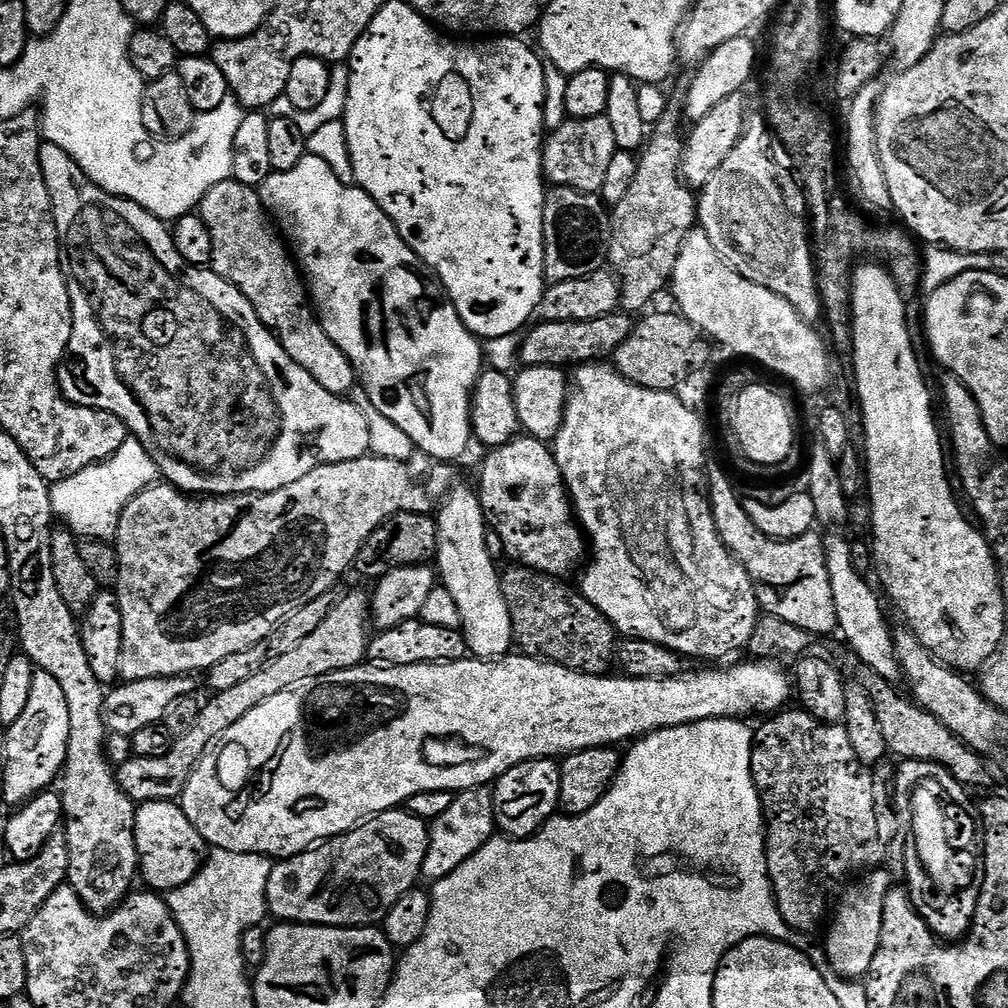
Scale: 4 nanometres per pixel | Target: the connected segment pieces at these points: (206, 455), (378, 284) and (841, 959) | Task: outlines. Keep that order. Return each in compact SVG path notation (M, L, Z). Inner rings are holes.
M47 142L41 143L40 165L42 166L42 174L46 178L46 186L52 195L52 213L56 215L56 225L60 231L62 260L66 265L68 289L70 290L70 298L72 299L72 337L68 343L67 357L64 363L61 364L58 373L60 391L64 393L65 398L67 398L71 404L86 406L87 408L97 408L99 412L109 412L110 414L117 416L124 425L127 426L129 433L131 433L134 439L148 451L150 458L154 458L157 473L159 473L167 483L171 484L174 488L180 489L181 492L199 494L204 498L215 498L218 496L250 496L258 492L282 490L282 486L290 486L290 482L298 482L298 478L310 474L310 470L314 470L318 466L322 466L323 464L337 464L338 462L350 462L351 460L357 460L358 458L369 455L370 429L366 426L366 418L362 418L362 410L358 410L358 406L354 406L351 399L323 388L319 380L314 379L301 364L294 362L294 358L290 358L290 354L286 354L286 350L281 346L279 340L276 339L276 336L258 318L258 314L254 310L252 303L250 303L249 300L244 297L244 294L238 291L229 280L222 279L218 273L212 271L211 267L188 264L186 258L182 258L182 254L178 254L178 250L174 246L174 238L172 237L169 225L165 223L165 221L160 220L154 214L150 214L145 208L134 203L133 200L123 200L122 197L110 194L106 190L99 188L97 184L93 184L92 181L81 172L79 166L76 165L76 159L70 154L66 154L66 150L62 150L58 146L54 146Z
M306 155L302 158L302 162L298 162L298 166L294 166L294 170L273 172L270 178L266 178L266 182L260 184L258 191L268 215L272 217L278 225L279 231L286 237L299 271L306 277L306 287L316 319L319 320L324 333L334 342L334 346L338 346L338 350L342 350L342 354L346 354L346 358L350 358L356 371L359 387L370 398L370 402L374 402L374 406L378 410L382 410L382 414L386 414L386 418L390 418L390 422L394 422L394 426L398 426L398 430L402 430L402 434L408 435L416 443L416 447L421 453L425 452L426 455L433 456L436 462L452 462L448 460L458 459L467 450L468 443L471 445L474 440L472 391L476 389L476 383L482 371L482 344L462 322L458 310L448 299L444 285L436 279L435 272L416 257L414 250L410 250L410 246L392 225L390 217L370 199L368 193L359 186L343 184L334 174L334 170L330 170L330 166L326 166L323 155Z
M880 866L861 875L852 883L849 883L839 893L838 899L835 901L834 915L831 917L832 925L830 925L831 920L827 925L829 928L826 951L828 961L832 963L832 969L839 976L844 977L845 980L859 981L861 978L867 977L870 962L874 962L874 954L878 950L878 942L882 934L882 906L886 894L894 886L894 878L888 872L887 867Z

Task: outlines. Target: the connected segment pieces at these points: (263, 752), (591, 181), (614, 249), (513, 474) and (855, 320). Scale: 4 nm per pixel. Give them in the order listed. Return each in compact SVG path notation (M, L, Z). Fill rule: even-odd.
M509 654L498 660L477 660L469 658L459 660L458 662L450 662L449 664L415 664L414 666L361 666L359 668L351 668L350 670L342 670L335 672L329 676L315 681L307 686L301 686L290 692L282 694L274 694L274 698L266 698L266 702L262 702L262 706L254 706L254 710L250 710L250 714L246 714L246 718L241 718L239 722L234 722L234 726L230 726L230 730L226 730L226 734L216 741L214 747L205 754L200 760L200 765L194 770L194 774L190 778L190 782L186 786L183 796L180 797L178 803L183 808L186 818L190 818L190 822L194 826L194 830L198 830L198 834L204 840L205 845L212 848L221 848L222 850L234 850L235 852L249 852L250 854L258 854L259 856L267 856L269 858L287 858L297 856L300 852L305 852L307 848L311 848L323 841L331 840L333 836L340 836L343 832L350 832L358 824L370 820L374 816L379 816L382 812L390 812L399 809L401 806L407 805L410 798L414 798L414 794L422 794L423 792L433 792L434 790L446 790L447 792L457 794L464 791L470 791L471 788L482 788L491 785L502 774L506 774L506 770L510 770L514 766L518 766L527 760L542 760L545 758L560 758L570 752L578 750L586 750L587 748L602 748L605 746L620 746L623 740L627 742L635 741L637 738L643 738L649 732L657 732L663 728L677 728L683 724L697 724L703 720L722 720L725 718L748 718L751 712L768 712L764 714L775 714L785 707L784 704L788 699L793 699L794 684L788 676L783 672L783 667L777 666L772 662L751 662L752 664L736 664L733 668L728 668L725 672L691 672L685 671L679 676L671 676L665 680L634 680L631 678L619 678L615 680L615 675L605 674L602 676L587 676L581 672L575 672L569 668L563 668L560 664L552 664L548 660L536 660L533 656L523 654Z
M607 115L585 120L569 118L544 141L545 177L558 188L599 193L602 182L606 182L606 173L616 151L618 149L614 142L614 130Z
M669 103L639 157L638 174L634 174L630 191L611 209L612 216L610 212L612 241L608 259L620 281L623 311L629 314L643 313L643 308L669 287L684 239L698 224L697 193L682 179L686 136L680 133L680 122L681 105Z
M520 434L487 455L478 495L487 523L502 538L507 559L557 578L579 573L586 560L586 536L574 519L555 451L545 441Z
M879 262L872 263L873 264L864 265L861 263L852 273L852 354L850 363L852 363L853 370L856 371L856 392L860 395L860 408L864 411L862 431L865 434L865 444L862 448L865 453L868 452L868 458L866 454L866 492L869 492L869 494L872 495L872 536L876 539L876 542L874 541L874 572L875 575L880 575L880 580L884 583L885 589L883 588L883 591L886 593L886 596L886 591L888 591L889 598L900 607L901 614L908 619L907 627L918 638L918 642L922 642L922 646L926 646L926 650L930 650L936 659L940 660L943 664L947 664L949 668L955 668L964 674L972 674L968 672L974 671L975 668L977 668L977 670L983 669L985 665L991 661L992 657L996 655L997 650L1000 649L1000 644L1006 638L1006 632L1004 632L1004 604L1006 604L1006 598L1000 589L1000 570L996 558L992 554L992 548L988 545L988 539L984 537L983 531L971 528L970 522L964 517L962 508L959 508L959 506L956 505L956 500L952 497L952 488L948 485L948 472L944 469L944 452L946 456L946 448L945 445L944 448L940 445L940 432L936 429L935 418L932 417L932 396L928 393L928 384L924 381L923 374L920 373L920 364L916 361L915 350L912 349L912 336L908 333L908 312L904 309L905 297L902 295L900 287L896 284L896 279L893 278L892 273L888 271L887 267Z

